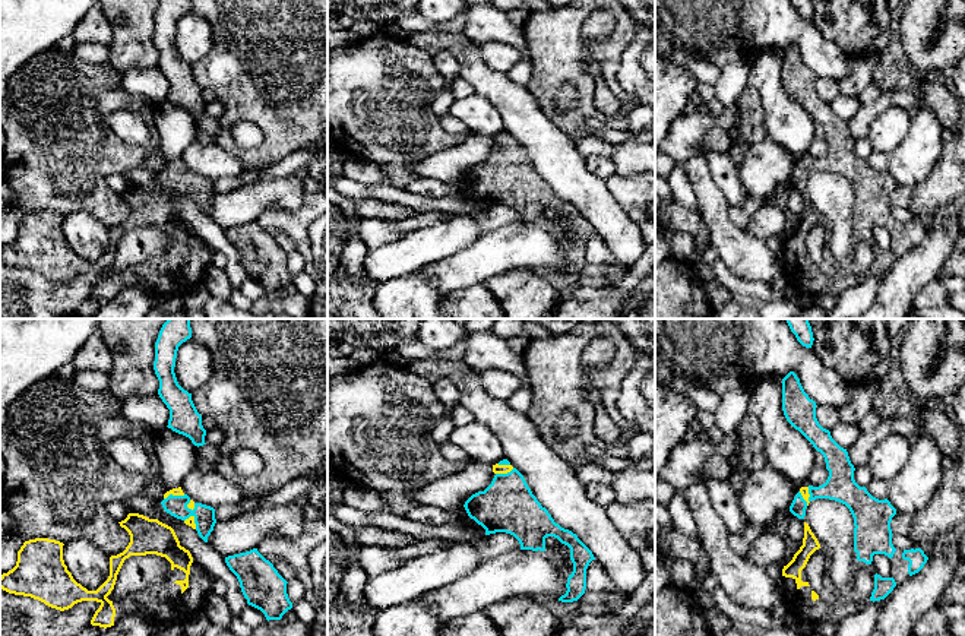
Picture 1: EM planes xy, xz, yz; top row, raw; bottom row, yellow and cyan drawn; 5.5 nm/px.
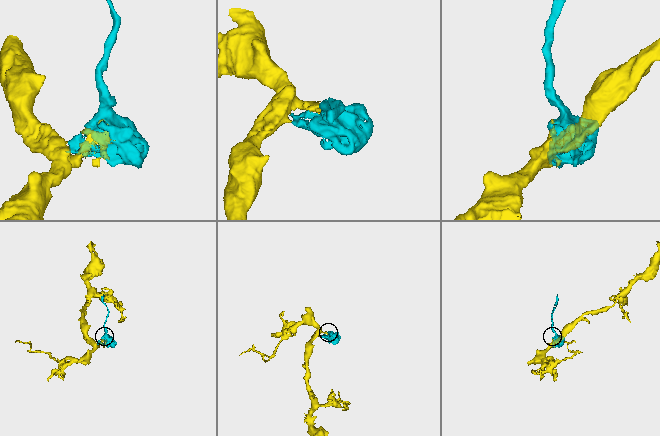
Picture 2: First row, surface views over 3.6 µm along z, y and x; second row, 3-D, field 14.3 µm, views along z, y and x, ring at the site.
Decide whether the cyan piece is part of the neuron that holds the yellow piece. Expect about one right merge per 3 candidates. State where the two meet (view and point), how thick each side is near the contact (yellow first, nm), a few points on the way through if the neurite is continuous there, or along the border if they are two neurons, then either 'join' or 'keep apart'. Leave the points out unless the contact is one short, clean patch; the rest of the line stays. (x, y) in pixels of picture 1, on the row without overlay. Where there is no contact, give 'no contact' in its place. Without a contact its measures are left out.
contact xz (505, 145); calibres 50 and 300 nm; join

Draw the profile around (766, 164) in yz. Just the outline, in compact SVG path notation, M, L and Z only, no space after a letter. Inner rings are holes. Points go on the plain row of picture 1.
M766 136L746 149L738 175L750 199L763 199L779 184L790 183L798 164L798 159Z

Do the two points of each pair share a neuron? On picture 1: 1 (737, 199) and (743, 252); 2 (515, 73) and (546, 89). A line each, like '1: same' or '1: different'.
1: different
2: different

